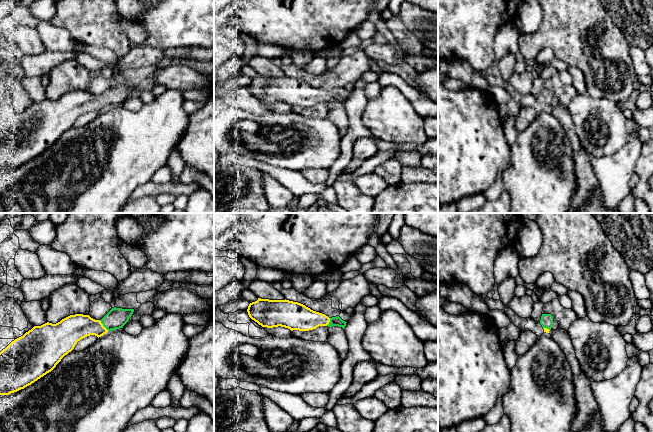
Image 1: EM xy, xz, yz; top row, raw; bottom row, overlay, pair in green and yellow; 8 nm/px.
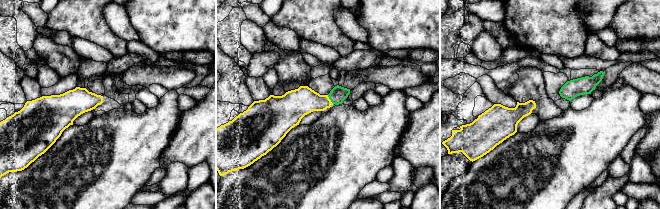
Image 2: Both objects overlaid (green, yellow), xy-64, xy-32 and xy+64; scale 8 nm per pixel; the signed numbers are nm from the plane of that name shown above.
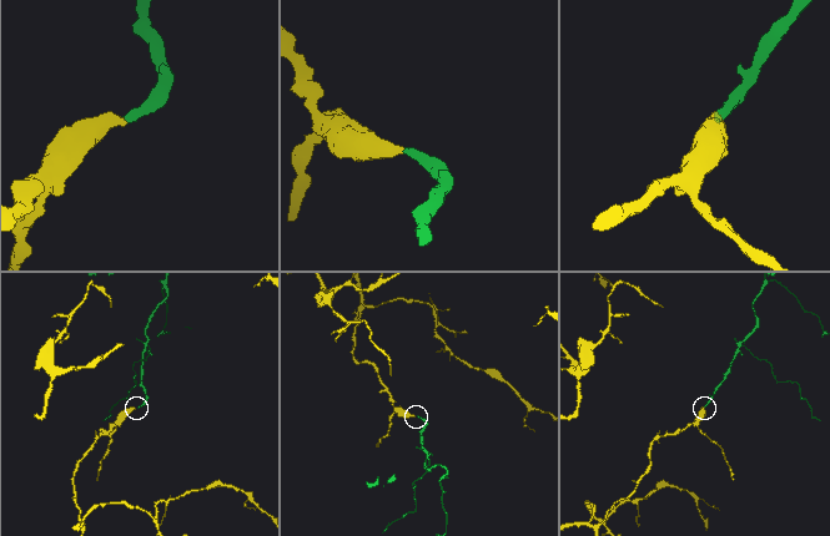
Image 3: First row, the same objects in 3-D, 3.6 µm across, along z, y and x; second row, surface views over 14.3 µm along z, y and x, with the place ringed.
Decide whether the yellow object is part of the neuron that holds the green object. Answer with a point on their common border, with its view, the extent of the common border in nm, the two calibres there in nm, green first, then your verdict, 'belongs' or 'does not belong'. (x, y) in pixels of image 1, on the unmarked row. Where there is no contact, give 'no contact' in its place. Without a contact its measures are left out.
meets green in xy at (103, 101); contact 120 nm long; 170 nm thick on the green side, 220 nm on the other; belongs

